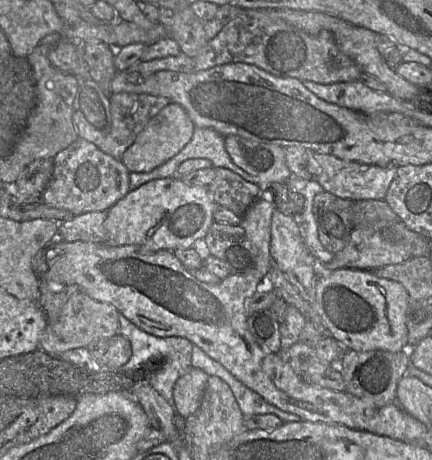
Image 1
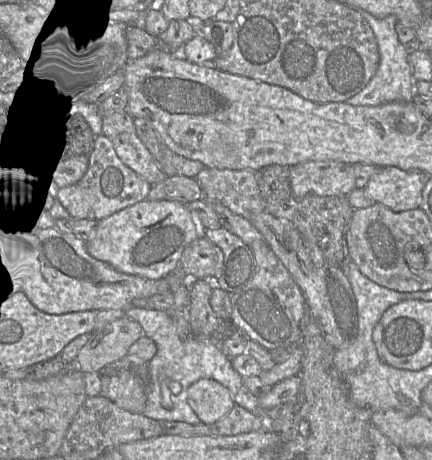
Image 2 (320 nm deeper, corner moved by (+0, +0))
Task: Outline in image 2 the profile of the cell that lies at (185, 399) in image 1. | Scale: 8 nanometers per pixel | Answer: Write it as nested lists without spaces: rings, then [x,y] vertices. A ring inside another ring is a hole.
[[[206,378],[188,387],[187,403],[202,423],[214,423],[222,419],[235,405],[227,387]]]

